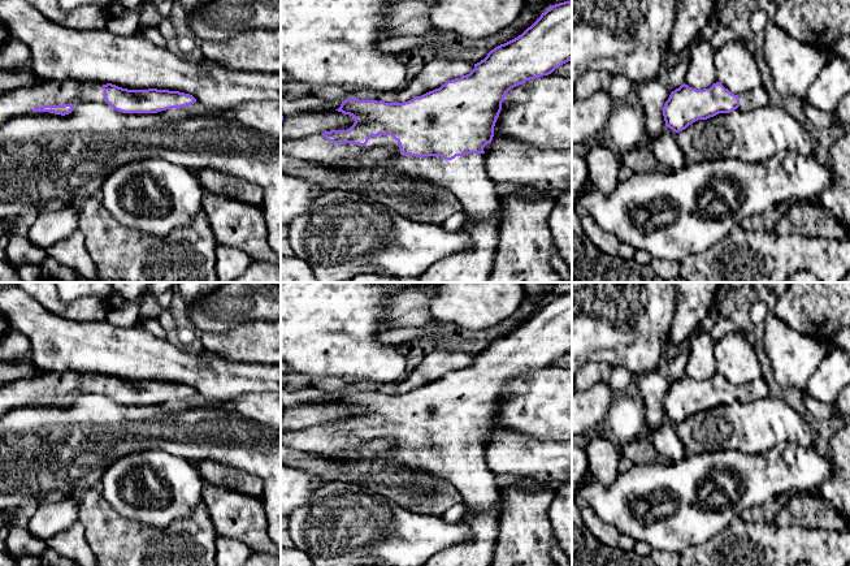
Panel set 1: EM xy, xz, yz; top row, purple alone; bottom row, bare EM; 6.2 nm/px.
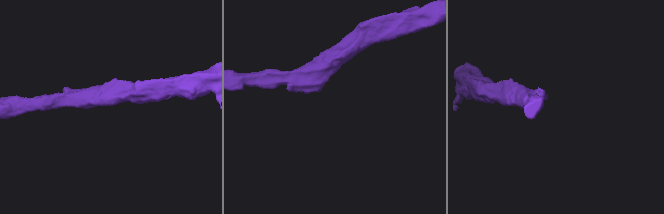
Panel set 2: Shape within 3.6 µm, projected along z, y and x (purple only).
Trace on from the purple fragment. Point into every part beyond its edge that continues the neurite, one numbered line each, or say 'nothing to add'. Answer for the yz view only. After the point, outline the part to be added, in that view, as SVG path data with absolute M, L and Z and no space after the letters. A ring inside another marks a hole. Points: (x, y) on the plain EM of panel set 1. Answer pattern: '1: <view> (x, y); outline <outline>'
1: yz (758, 388); outline M758 377L745 385L740 385L740 398L737 402L749 403L768 397L769 386L763 377Z

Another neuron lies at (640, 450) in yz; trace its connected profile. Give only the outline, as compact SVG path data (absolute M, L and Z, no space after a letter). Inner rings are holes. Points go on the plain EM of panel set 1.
M646 433L632 440L630 442L623 444L620 453L634 465L655 463L660 455Z

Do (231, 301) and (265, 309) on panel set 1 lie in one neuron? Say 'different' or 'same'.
same

